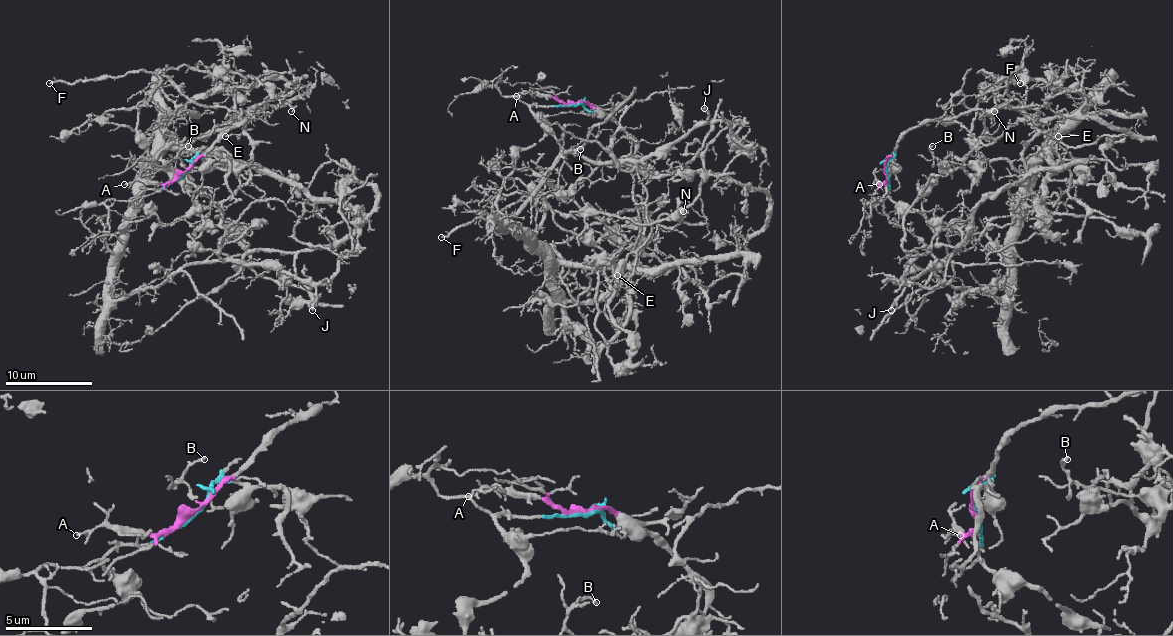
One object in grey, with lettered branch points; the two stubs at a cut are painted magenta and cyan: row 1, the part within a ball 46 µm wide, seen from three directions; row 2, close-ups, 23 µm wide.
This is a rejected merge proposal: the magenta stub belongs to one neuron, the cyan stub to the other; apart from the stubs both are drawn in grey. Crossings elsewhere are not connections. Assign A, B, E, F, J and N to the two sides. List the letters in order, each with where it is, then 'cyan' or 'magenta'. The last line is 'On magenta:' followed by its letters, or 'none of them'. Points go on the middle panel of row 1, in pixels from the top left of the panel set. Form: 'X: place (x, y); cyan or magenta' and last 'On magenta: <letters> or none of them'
A: place (516, 96); magenta
B: place (580, 149); cyan
E: place (617, 275); cyan
F: place (441, 237); magenta
J: place (704, 108); cyan
N: place (683, 211); magenta
On magenta: A, F, N

